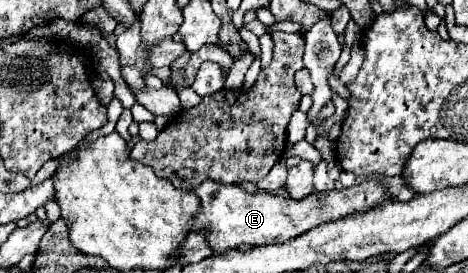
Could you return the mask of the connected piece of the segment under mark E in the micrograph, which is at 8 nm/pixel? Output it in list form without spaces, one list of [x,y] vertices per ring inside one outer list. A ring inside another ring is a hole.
[[[204,180],[194,190],[200,198],[200,210],[194,216],[192,232],[206,232],[206,242],[214,252],[228,252],[230,248],[240,246],[262,246],[262,244],[280,244],[302,232],[316,228],[318,224],[326,224],[330,220],[340,220],[350,212],[358,212],[358,208],[370,208],[370,204],[380,204],[388,200],[380,180],[362,180],[360,184],[344,190],[334,190],[324,196],[310,194],[302,200],[290,200],[272,192],[256,192],[250,194],[240,186],[224,186],[216,180]]]

